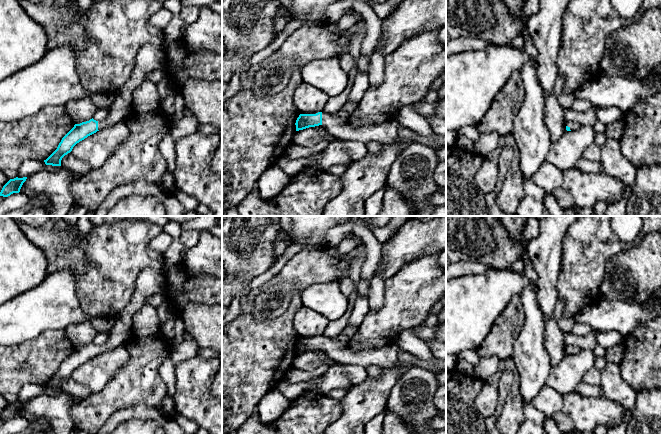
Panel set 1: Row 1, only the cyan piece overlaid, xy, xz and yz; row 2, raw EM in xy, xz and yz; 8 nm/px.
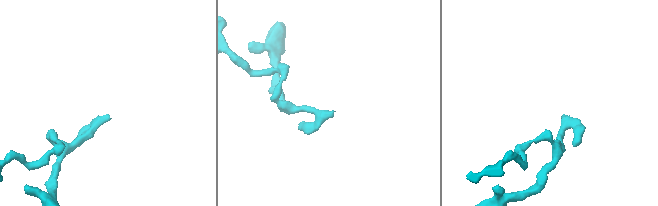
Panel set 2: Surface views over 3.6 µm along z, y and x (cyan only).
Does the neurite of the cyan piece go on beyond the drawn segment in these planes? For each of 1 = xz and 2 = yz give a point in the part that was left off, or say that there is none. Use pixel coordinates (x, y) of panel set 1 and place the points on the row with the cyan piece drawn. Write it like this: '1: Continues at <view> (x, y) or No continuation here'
1: Continues at xz (387, 132)
2: Continues at yz (573, 125)

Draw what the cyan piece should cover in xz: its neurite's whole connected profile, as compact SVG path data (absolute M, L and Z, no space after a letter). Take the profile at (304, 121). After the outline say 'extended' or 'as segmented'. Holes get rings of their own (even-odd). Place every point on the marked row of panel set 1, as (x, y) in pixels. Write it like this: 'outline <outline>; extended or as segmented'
outline M318 112L300 114L295 125L296 131L322 125L338 140L358 141L364 144L369 141L392 143L399 137L399 122L396 118L368 127L353 127L348 121L342 121L336 114Z; extended

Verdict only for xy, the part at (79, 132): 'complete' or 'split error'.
split error

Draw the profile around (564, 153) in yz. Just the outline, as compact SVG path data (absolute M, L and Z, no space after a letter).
M580 126L575 130L565 131L560 139L555 141L547 155L547 162L563 172L575 167L584 156L587 147L595 142L597 133L593 126Z

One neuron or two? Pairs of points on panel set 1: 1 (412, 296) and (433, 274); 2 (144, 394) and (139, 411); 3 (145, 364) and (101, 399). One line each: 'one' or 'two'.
1: one
2: two
3: one

